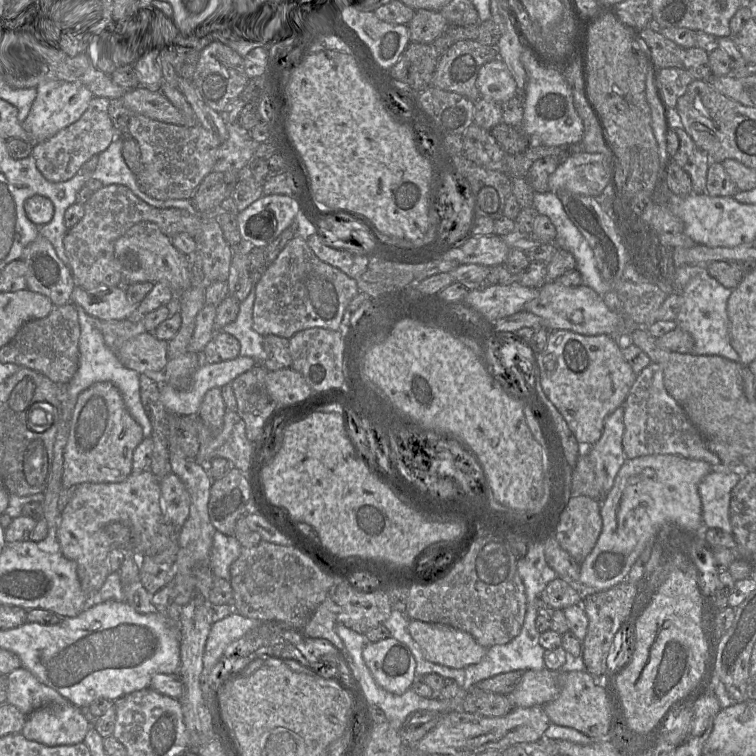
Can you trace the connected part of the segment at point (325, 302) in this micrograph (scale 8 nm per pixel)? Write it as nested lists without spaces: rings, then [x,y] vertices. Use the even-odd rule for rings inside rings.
[[[297,235],[286,244],[257,282],[253,329],[262,336],[271,334],[287,339],[314,327],[339,330],[344,312],[358,292],[355,279],[321,261],[306,239]]]

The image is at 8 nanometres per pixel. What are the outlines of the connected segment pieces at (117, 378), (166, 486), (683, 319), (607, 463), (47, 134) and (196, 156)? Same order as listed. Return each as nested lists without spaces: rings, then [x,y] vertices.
[[[74,305],[78,313],[80,325],[80,339],[79,339],[79,367],[73,378],[67,384],[67,396],[70,402],[70,409],[72,414],[77,402],[78,395],[98,382],[109,382],[113,384],[120,392],[126,409],[133,419],[142,427],[143,437],[151,437],[152,425],[142,405],[140,397],[140,380],[139,373],[125,367],[113,353],[113,351],[106,345],[102,333],[95,327],[97,319],[88,315],[85,310],[78,305]]]
[[[172,472],[160,480],[160,491],[162,515],[174,527],[181,528],[189,516],[189,492]]]
[[[683,265],[671,267],[671,284],[666,289],[681,292],[683,305],[677,316],[678,327],[687,331],[694,339],[694,355],[721,356],[740,363],[741,359],[730,343],[727,302],[733,289],[720,284],[709,275],[706,265]]]
[[[622,405],[605,419],[601,438],[591,448],[584,449],[594,464],[601,493],[605,496],[613,487],[615,478],[627,459],[622,445],[623,434],[624,406]]]
[[[47,80],[39,84],[29,114],[22,122],[31,143],[43,142],[77,121],[88,108],[93,97],[92,92],[76,80]]]
[[[131,114],[127,134],[136,141],[141,153],[142,171],[135,175],[140,189],[163,201],[191,200],[203,179],[213,171],[221,145],[219,138],[200,124],[179,126],[138,114]]]

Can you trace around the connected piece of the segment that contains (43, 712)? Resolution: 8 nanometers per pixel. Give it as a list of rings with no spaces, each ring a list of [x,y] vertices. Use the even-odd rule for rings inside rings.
[[[67,703],[34,710],[27,716],[21,733],[28,740],[52,747],[84,742],[88,730],[89,721],[83,710]]]

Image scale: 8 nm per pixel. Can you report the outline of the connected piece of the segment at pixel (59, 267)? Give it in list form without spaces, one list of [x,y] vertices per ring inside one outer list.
[[[39,235],[26,247],[21,259],[27,266],[27,289],[47,296],[56,306],[70,303],[73,276],[46,238]]]

